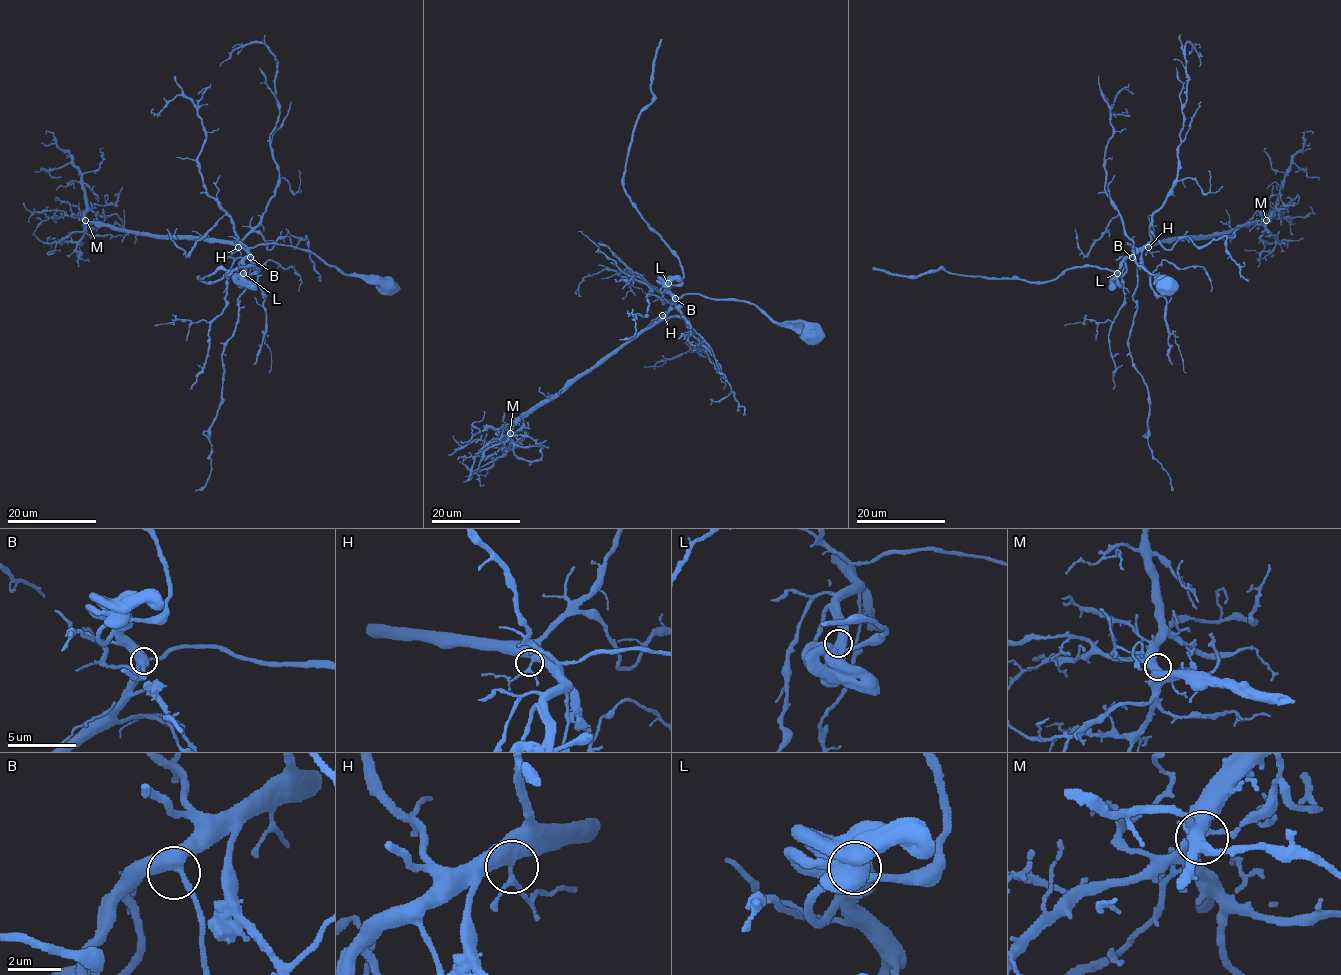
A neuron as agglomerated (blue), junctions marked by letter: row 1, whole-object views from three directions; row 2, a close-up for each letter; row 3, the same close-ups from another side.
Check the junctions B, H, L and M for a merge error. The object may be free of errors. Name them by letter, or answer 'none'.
none

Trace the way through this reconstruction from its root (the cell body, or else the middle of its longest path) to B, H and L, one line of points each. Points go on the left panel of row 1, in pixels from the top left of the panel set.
B: (388, 286), (386, 291), (377, 281), (345, 275), (313, 253), (289, 245), (259, 243), (248, 249), (250, 257)
H: (388, 286), (386, 291), (377, 281), (345, 275), (313, 253), (289, 245), (259, 243), (251, 247), (238, 247)
L: (388, 286), (386, 291), (377, 281), (345, 275), (310, 252), (274, 243), (249, 247), (244, 273)

